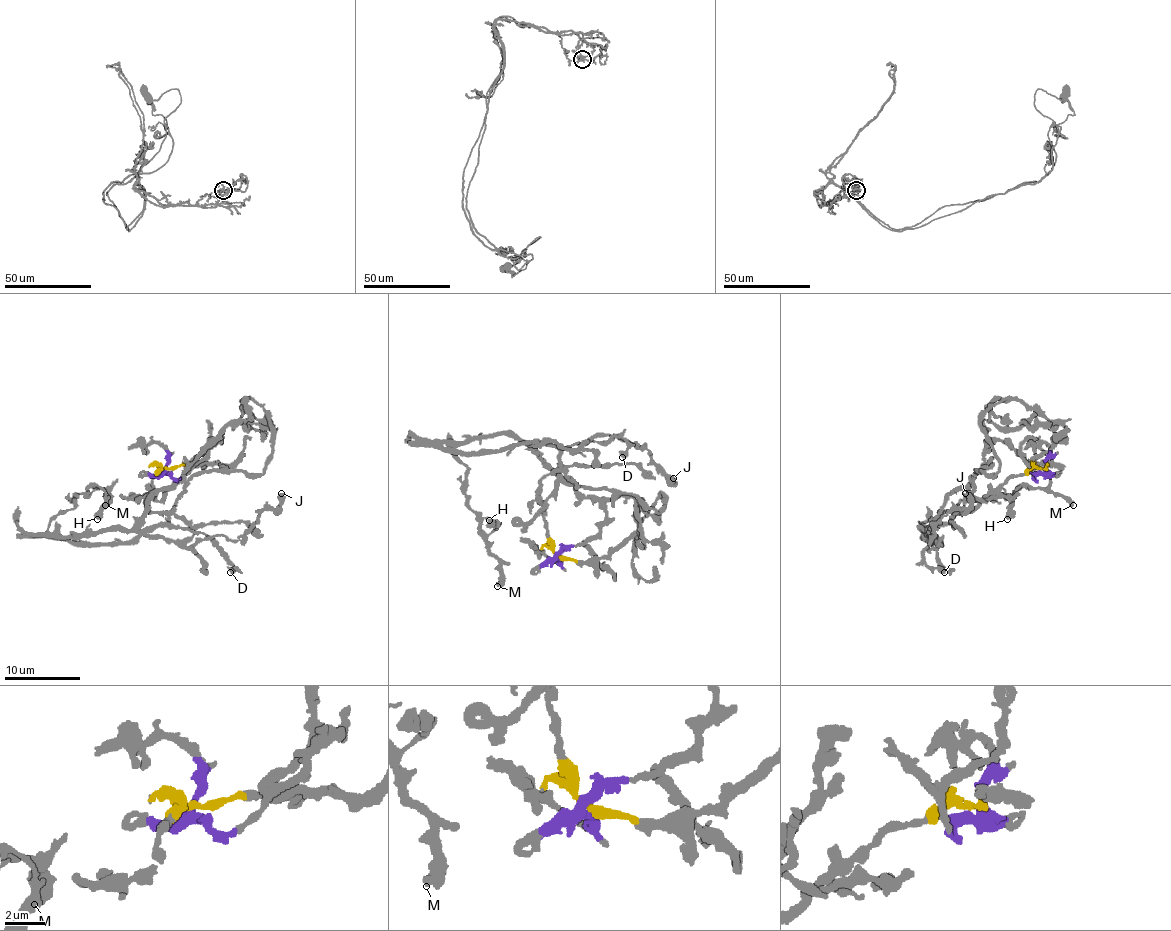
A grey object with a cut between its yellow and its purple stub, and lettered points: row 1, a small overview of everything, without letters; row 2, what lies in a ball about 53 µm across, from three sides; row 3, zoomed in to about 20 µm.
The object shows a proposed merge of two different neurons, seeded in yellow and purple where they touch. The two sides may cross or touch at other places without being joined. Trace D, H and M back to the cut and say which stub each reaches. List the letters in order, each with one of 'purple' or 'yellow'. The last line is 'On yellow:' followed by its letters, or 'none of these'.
D: yellow
H: yellow
M: yellow
On yellow: D, H, M

